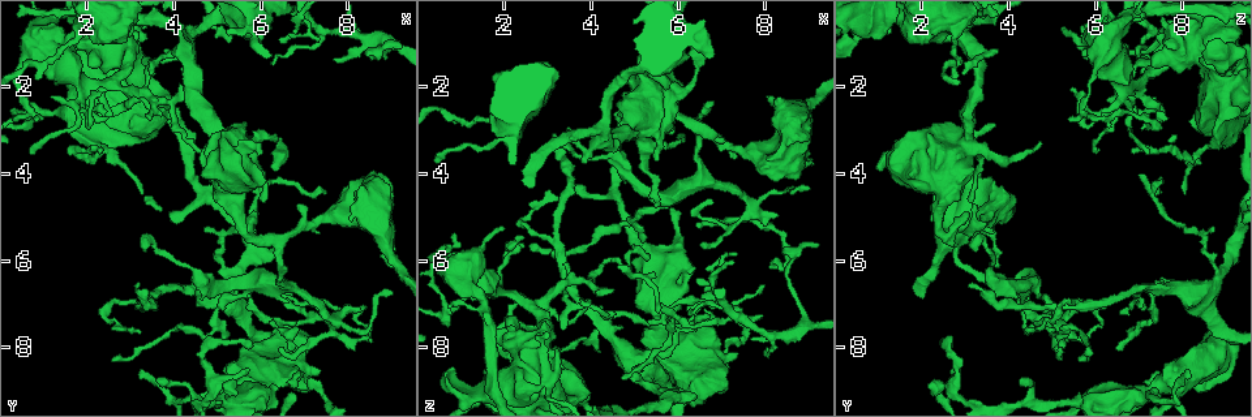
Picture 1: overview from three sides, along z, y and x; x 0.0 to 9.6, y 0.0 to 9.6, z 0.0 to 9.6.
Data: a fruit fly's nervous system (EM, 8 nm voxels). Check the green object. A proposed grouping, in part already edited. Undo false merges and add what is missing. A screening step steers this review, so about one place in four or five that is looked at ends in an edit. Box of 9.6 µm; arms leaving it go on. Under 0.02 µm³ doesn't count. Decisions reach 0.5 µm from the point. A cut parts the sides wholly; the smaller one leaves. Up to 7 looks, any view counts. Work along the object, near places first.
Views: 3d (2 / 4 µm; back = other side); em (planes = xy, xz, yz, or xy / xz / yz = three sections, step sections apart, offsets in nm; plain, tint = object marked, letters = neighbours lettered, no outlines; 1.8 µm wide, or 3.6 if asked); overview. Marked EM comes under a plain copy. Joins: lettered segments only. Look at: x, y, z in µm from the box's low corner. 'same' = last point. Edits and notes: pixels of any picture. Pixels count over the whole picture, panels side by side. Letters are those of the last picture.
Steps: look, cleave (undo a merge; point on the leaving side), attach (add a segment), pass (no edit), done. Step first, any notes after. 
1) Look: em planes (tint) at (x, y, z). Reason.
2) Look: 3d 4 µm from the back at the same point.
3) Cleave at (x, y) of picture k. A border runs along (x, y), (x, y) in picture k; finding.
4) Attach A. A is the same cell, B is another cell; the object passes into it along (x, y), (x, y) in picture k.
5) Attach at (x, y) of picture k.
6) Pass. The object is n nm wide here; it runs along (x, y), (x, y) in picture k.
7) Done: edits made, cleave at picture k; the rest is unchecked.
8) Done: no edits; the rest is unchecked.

Look: 3d 2 µm at (0.65, 2.55, 5.65). Sharp bend.

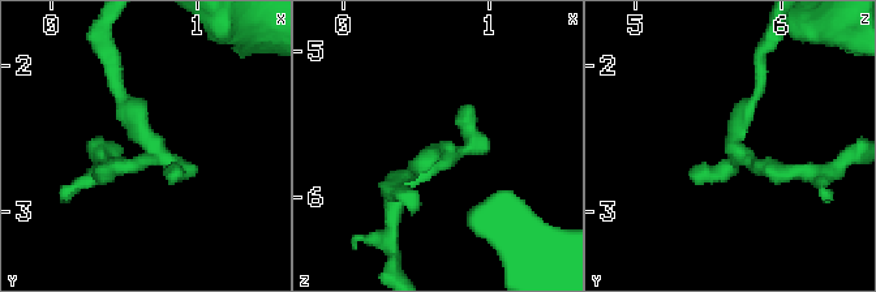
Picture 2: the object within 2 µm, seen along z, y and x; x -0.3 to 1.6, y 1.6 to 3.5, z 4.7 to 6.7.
Look: em planes (letters) at (0.72, 2.56, 5.68). Now the EM.

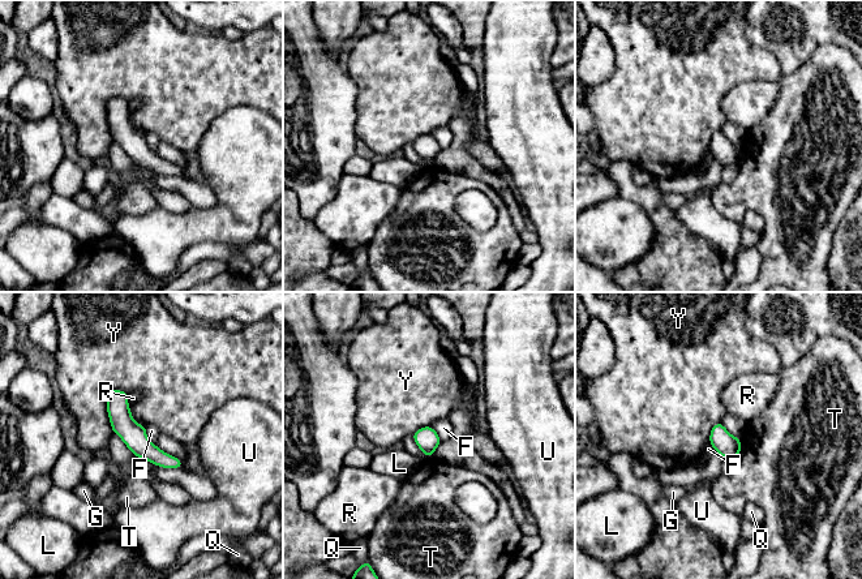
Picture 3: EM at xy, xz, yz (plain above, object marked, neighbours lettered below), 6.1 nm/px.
Pass. The object is 140 nm wide here; F, G, L, Q, R, T, U and Y are other cells; a border runs along (144, 427), (146, 437), (153, 444) in picture 3; one neuron here.

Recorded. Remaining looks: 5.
Look: em xy step 16 (tint) at (6.45, 0.85, 6.40). An open end.

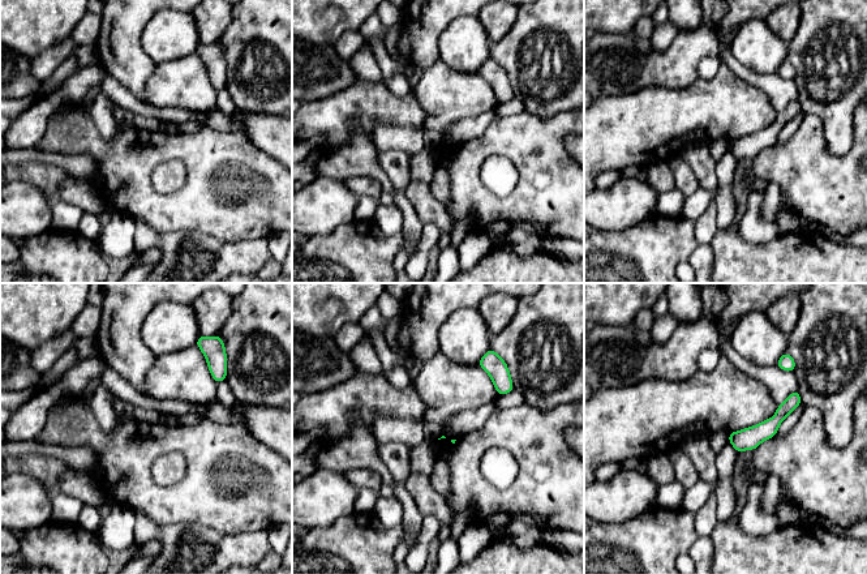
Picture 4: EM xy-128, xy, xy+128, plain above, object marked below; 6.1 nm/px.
Look: em planes (tint) at the same point. Another direction.

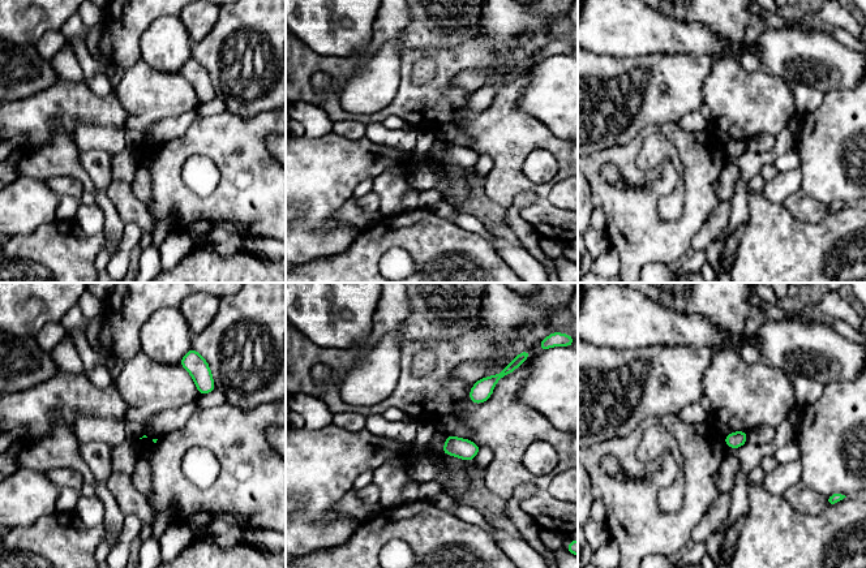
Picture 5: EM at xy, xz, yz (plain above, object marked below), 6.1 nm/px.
Look: em planes (letters) at the same point.

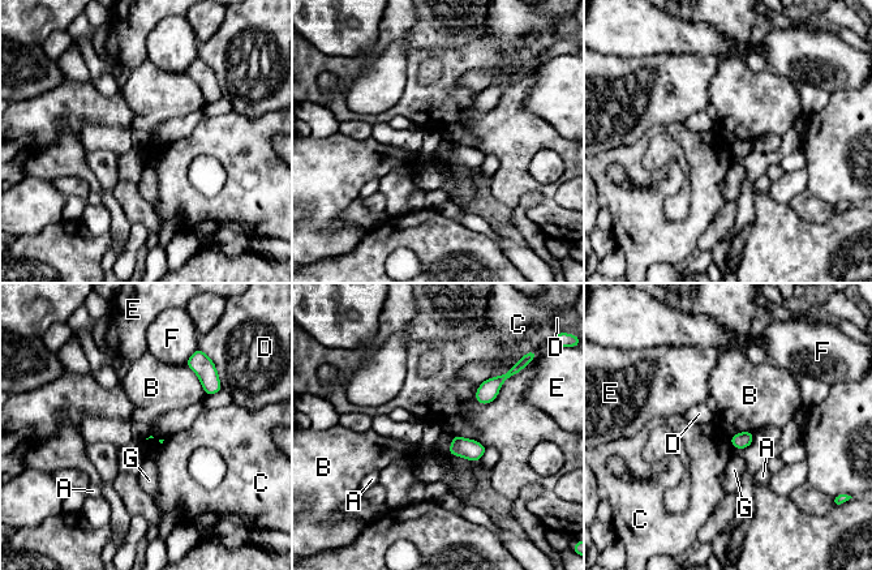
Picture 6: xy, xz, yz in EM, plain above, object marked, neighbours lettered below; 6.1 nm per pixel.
Pass. The longest contact is with C, 280 nm; A, B, C, D, E, F and G are other cells; a border runs along (451, 436), (449, 451), (471, 461) in picture 6; no lettered segment goes on from it.

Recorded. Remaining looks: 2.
Look: em planes (letters) at (5.65, 4.05, 7.05). Free end.

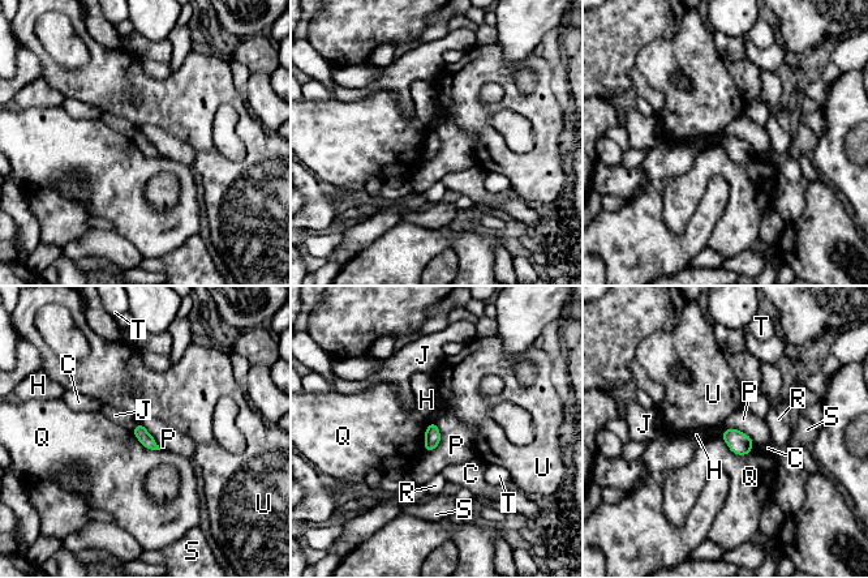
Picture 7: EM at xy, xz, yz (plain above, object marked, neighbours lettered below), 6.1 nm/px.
Pass. The object is 80 nm wide here; C, H, J, P, Q, R, S, T and U are other cells; a border runs along (721, 433), (737, 428), (755, 444) in picture 7; none of them fits.

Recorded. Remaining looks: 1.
Done: no edits; the rest is unchecked.

